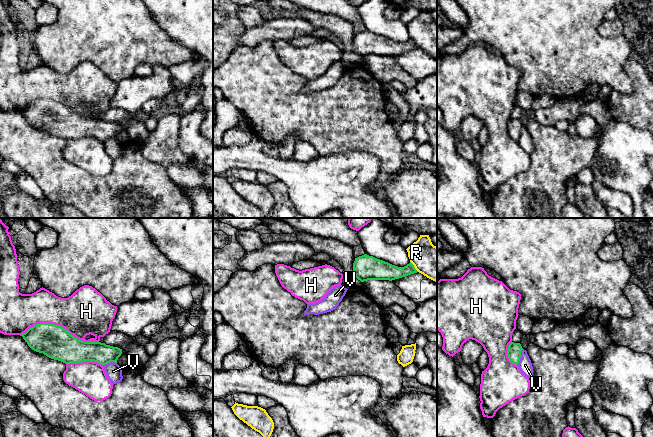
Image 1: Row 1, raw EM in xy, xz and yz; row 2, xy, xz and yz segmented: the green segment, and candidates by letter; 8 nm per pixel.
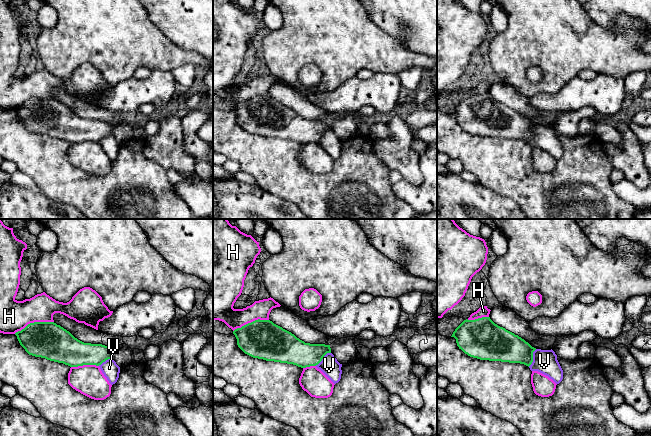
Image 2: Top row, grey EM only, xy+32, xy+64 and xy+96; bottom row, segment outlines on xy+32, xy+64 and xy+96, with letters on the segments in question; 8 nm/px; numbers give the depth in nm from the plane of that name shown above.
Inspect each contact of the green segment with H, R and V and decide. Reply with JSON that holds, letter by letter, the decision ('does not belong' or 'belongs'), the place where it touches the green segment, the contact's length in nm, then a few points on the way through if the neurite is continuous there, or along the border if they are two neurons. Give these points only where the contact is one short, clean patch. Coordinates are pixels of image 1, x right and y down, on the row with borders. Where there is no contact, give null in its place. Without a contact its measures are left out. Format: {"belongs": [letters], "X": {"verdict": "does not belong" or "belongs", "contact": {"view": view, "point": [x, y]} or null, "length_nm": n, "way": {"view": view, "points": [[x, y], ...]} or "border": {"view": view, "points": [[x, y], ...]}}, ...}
{"belongs": [], "H": {"verdict": "does not belong", "contact": {"view": "xy", "point": [59, 326]}, "length_nm": 650}, "R": {"verdict": "does not belong", "contact": {"view": "xz", "point": [413, 266]}, "length_nm": 110}, "V": {"verdict": "does not belong", "contact": {"view": "yz", "point": [520, 357]}, "length_nm": 140}}

